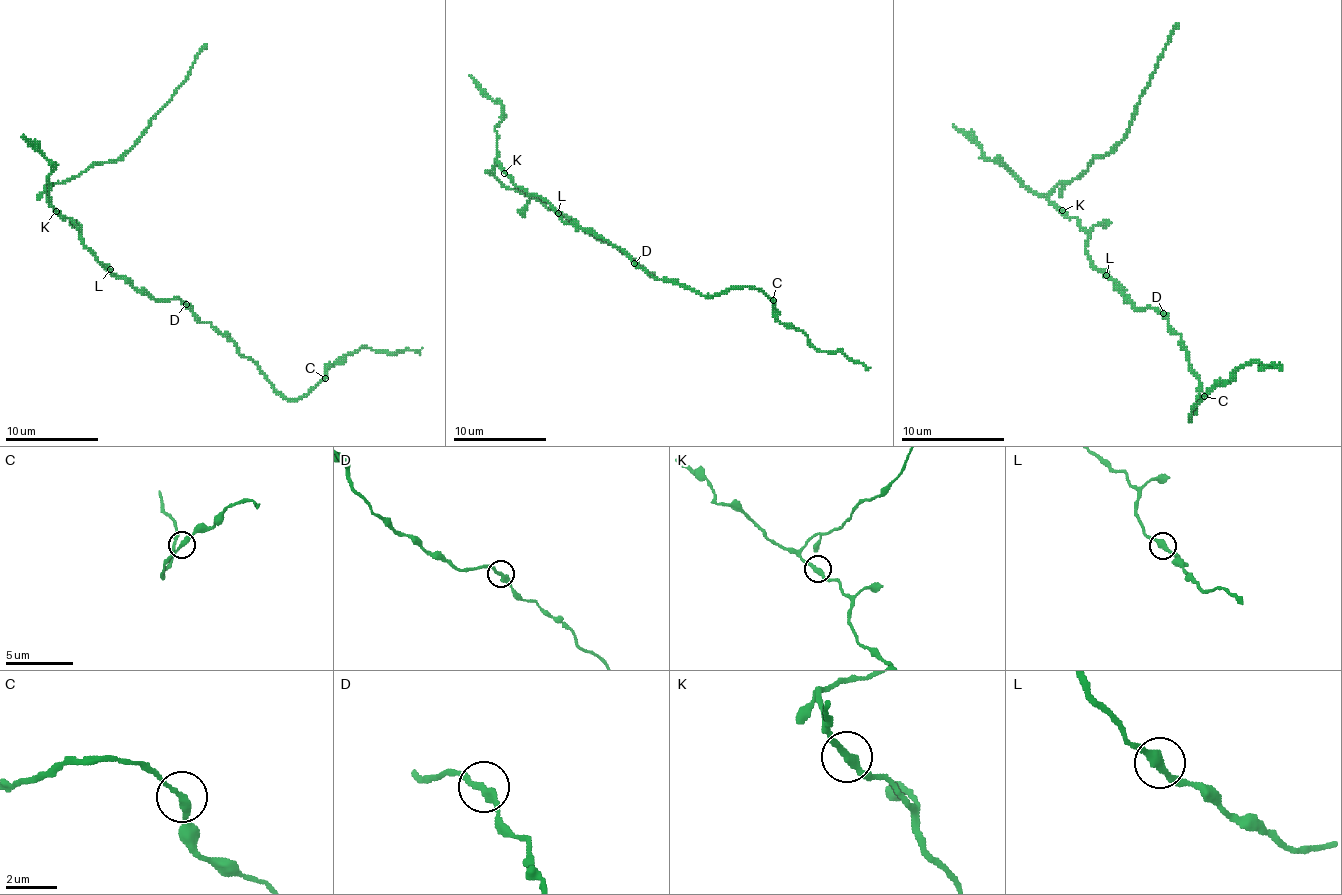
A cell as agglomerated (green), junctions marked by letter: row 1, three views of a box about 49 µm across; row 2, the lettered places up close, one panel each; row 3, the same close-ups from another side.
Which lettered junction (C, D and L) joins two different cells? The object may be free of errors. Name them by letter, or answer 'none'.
none

